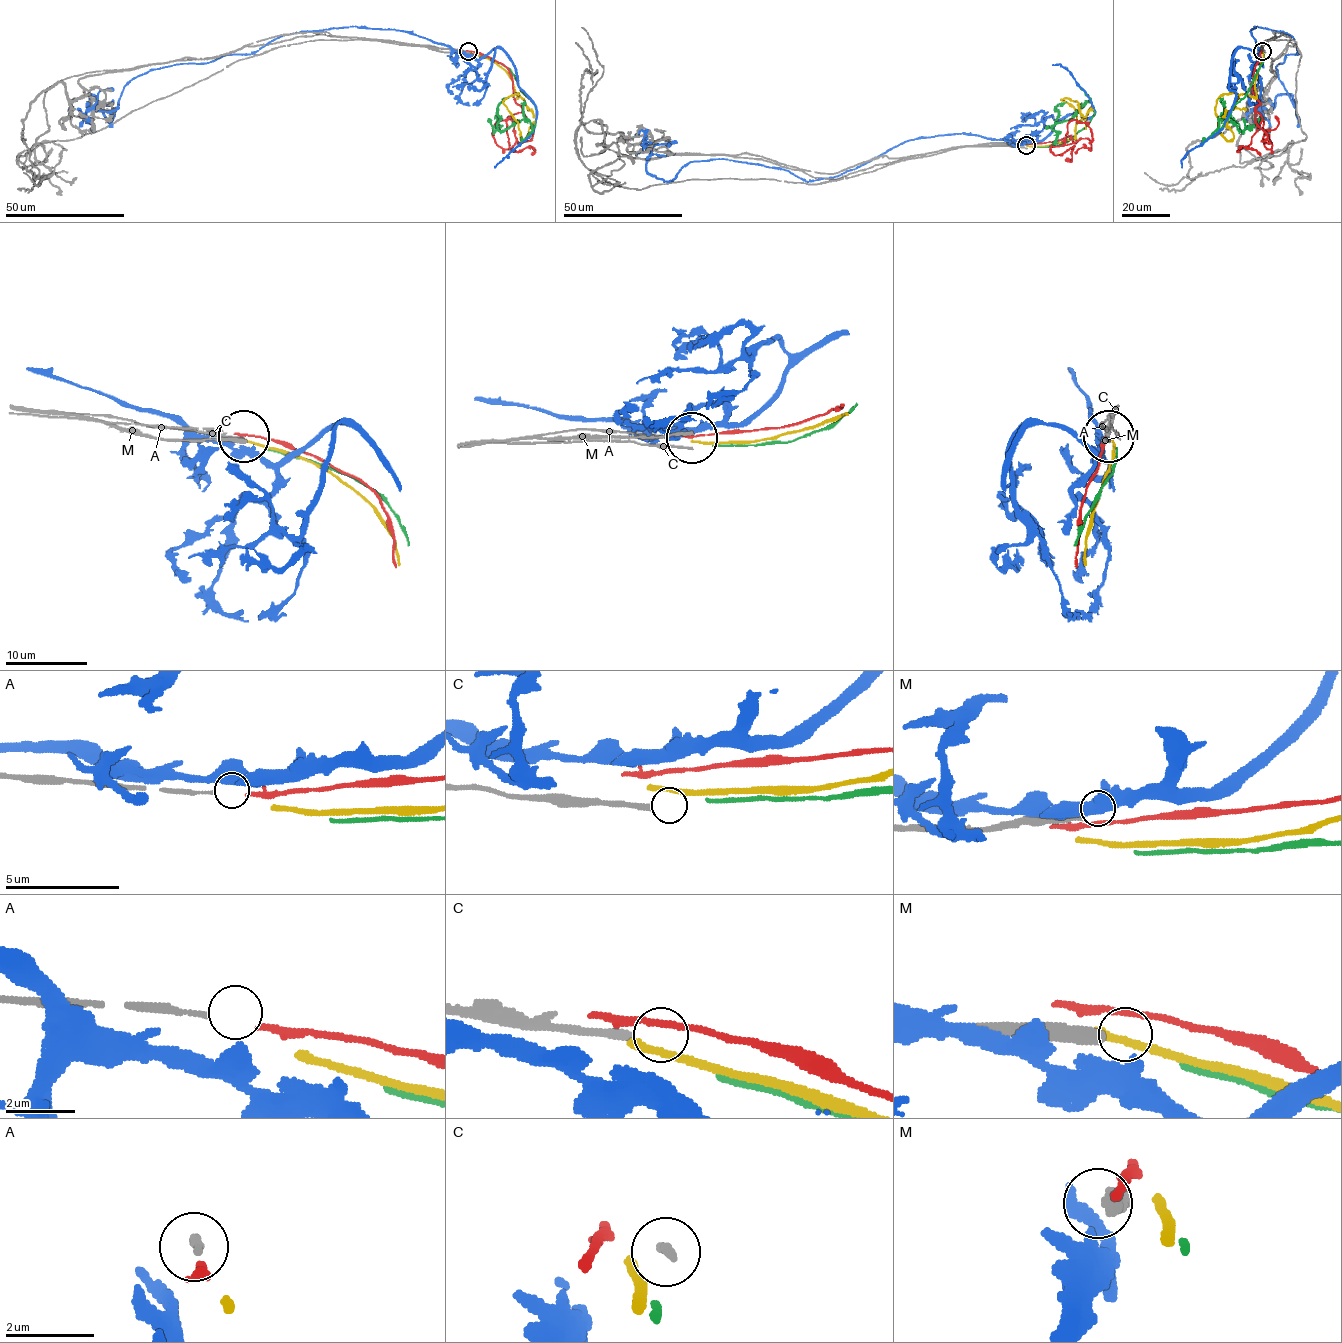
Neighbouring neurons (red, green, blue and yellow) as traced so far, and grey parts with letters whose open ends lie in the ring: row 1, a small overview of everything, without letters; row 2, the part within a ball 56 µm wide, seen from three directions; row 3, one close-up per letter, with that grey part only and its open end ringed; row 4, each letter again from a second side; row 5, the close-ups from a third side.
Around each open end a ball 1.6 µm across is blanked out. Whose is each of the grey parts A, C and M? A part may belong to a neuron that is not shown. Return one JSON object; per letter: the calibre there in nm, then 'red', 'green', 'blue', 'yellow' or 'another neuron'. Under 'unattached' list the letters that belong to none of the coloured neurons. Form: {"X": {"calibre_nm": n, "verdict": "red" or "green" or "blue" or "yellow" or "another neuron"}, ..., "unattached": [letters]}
{"A": {"calibre_nm": 130, "verdict": "red"}, "C": {"calibre_nm": 220, "verdict": "another neuron"}, "M": {"calibre_nm": 400, "verdict": "another neuron"}, "unattached": ["C", "M"]}

